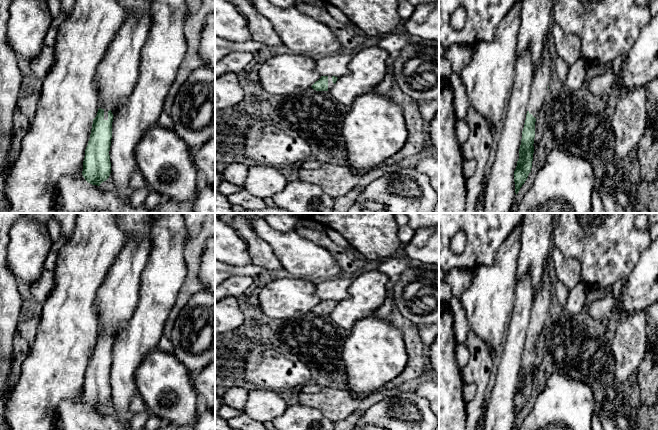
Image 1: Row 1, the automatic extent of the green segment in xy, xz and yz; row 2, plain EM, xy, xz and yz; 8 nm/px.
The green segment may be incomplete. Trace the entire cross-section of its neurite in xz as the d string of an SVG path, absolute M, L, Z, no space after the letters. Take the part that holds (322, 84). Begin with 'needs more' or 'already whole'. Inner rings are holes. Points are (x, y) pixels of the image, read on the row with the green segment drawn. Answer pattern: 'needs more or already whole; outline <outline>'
needs more; outline M321 76L311 87L316 91L330 91L337 79L335 76Z

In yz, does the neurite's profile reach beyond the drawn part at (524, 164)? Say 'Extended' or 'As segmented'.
Extended

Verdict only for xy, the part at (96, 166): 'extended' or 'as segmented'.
extended

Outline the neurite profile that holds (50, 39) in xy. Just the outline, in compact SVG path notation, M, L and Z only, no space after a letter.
M50 26L50 28L46 34L44 43L50 47L55 47L58 31L59 31L59 28L55 28L53 26Z

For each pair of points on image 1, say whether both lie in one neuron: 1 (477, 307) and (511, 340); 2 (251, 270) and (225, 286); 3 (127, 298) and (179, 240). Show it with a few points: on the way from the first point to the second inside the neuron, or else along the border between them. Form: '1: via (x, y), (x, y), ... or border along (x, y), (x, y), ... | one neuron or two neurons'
1: border along (511, 311), (506, 337), (502, 345) | two neurons
2: border along (252, 276), (229, 276), (225, 280) | two neurons
3: border along (147, 260), (141, 276), (139, 300), (135, 306) | two neurons

